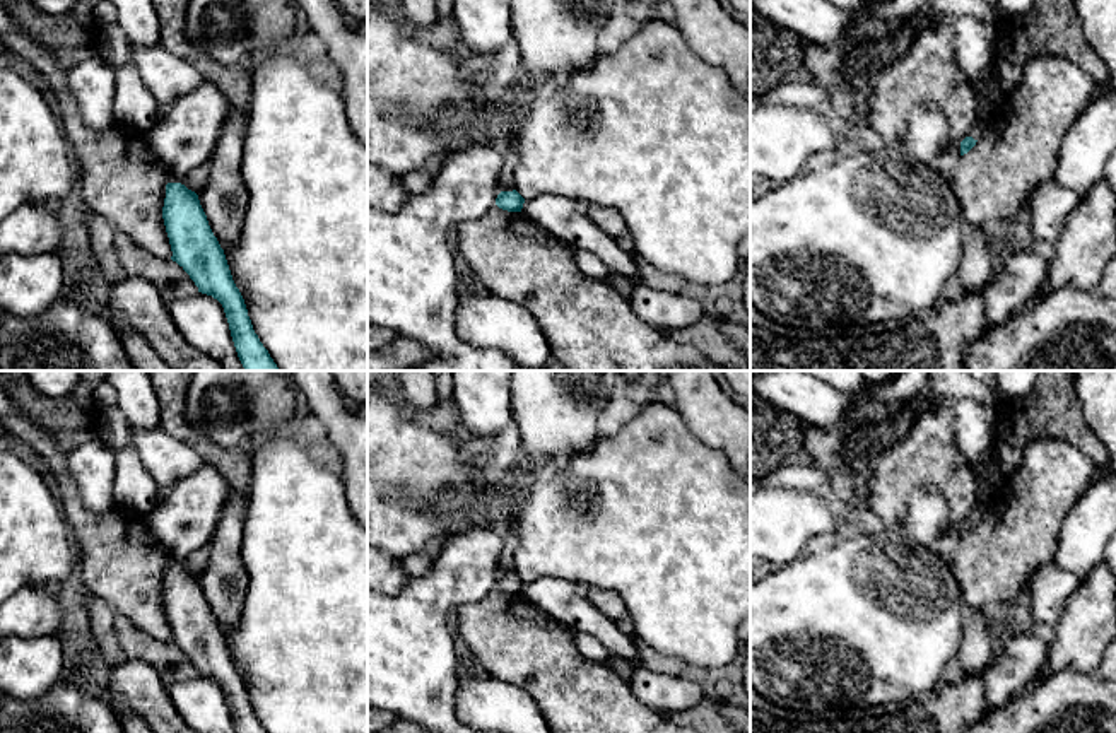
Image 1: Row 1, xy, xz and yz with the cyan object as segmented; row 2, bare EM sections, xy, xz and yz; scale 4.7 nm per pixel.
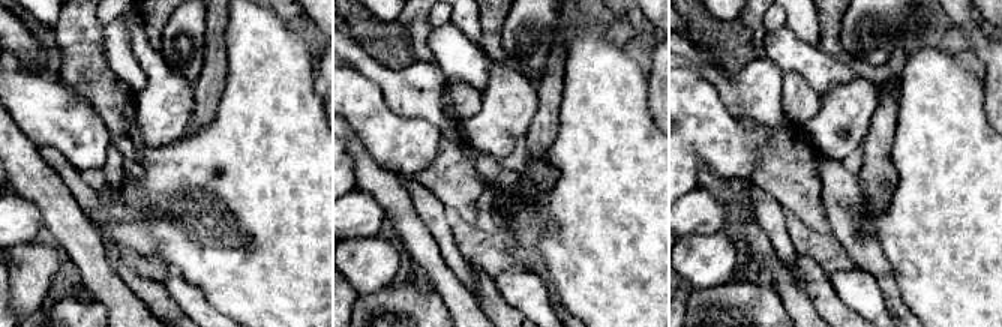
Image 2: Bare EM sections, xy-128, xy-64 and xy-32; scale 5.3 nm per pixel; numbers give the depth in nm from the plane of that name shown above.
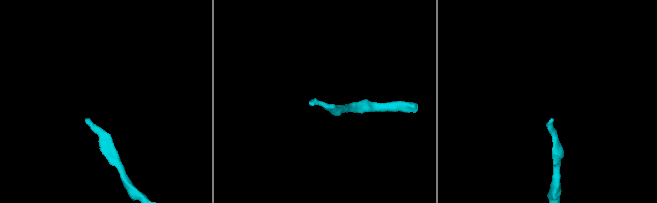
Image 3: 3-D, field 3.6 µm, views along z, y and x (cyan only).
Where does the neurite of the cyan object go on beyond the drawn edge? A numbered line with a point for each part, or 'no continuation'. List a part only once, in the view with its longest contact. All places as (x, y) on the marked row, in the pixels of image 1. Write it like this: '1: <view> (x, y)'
1: yz (981, 120)

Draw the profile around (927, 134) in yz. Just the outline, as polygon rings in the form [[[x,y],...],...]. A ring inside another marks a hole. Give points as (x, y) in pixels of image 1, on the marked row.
[[[918,106],[907,116],[902,145],[911,155],[938,169],[945,155],[960,155],[960,145],[954,145],[945,114],[933,106]]]

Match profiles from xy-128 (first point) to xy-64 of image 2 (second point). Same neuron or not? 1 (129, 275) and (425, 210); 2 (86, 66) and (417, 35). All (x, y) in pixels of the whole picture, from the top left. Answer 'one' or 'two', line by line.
1: one
2: one

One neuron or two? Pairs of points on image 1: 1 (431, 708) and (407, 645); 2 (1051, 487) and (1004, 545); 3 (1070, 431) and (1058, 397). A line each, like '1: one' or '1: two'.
1: one
2: one
3: one

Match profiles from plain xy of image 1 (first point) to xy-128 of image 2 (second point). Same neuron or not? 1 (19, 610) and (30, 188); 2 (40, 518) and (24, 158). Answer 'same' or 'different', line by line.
1: different
2: different

